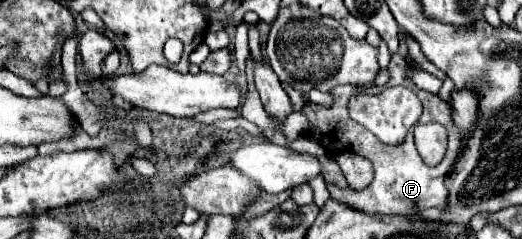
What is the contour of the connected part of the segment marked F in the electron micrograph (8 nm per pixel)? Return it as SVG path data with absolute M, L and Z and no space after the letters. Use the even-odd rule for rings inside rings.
M394 54L390 64L388 64L388 74L390 74L390 80L388 80L388 86L408 86L412 88L422 104L424 104L424 112L420 116L420 124L430 124L430 122L442 122L442 126L448 130L448 150L446 150L446 158L438 164L438 166L426 166L424 160L420 158L420 154L416 152L416 146L414 142L414 128L408 131L406 136L406 142L400 144L400 146L386 146L382 144L374 134L370 134L366 128L362 128L360 124L352 122L348 118L348 110L346 110L346 104L348 104L348 98L354 96L354 86L346 84L346 86L338 86L334 88L330 94L334 96L334 102L332 106L320 106L320 104L314 104L314 102L308 102L302 112L308 116L308 136L314 138L316 142L320 142L330 154L340 154L342 150L354 150L354 154L362 154L362 158L370 160L372 166L374 166L374 182L370 182L370 186L366 190L350 190L350 186L346 188L340 188L336 184L328 184L328 192L332 194L334 200L342 202L342 204L348 204L356 210L364 210L368 214L414 214L414 212L420 212L424 208L442 208L446 204L446 196L448 196L448 190L444 186L444 180L446 176L450 174L452 166L454 166L454 160L458 158L458 148L460 148L460 140L458 140L458 130L452 126L452 118L450 118L450 108L448 104L436 96L436 94L430 94L426 90L418 90L408 78L406 78L406 58L402 58L400 54ZM340 116L346 116L346 126L342 126L340 122Z

